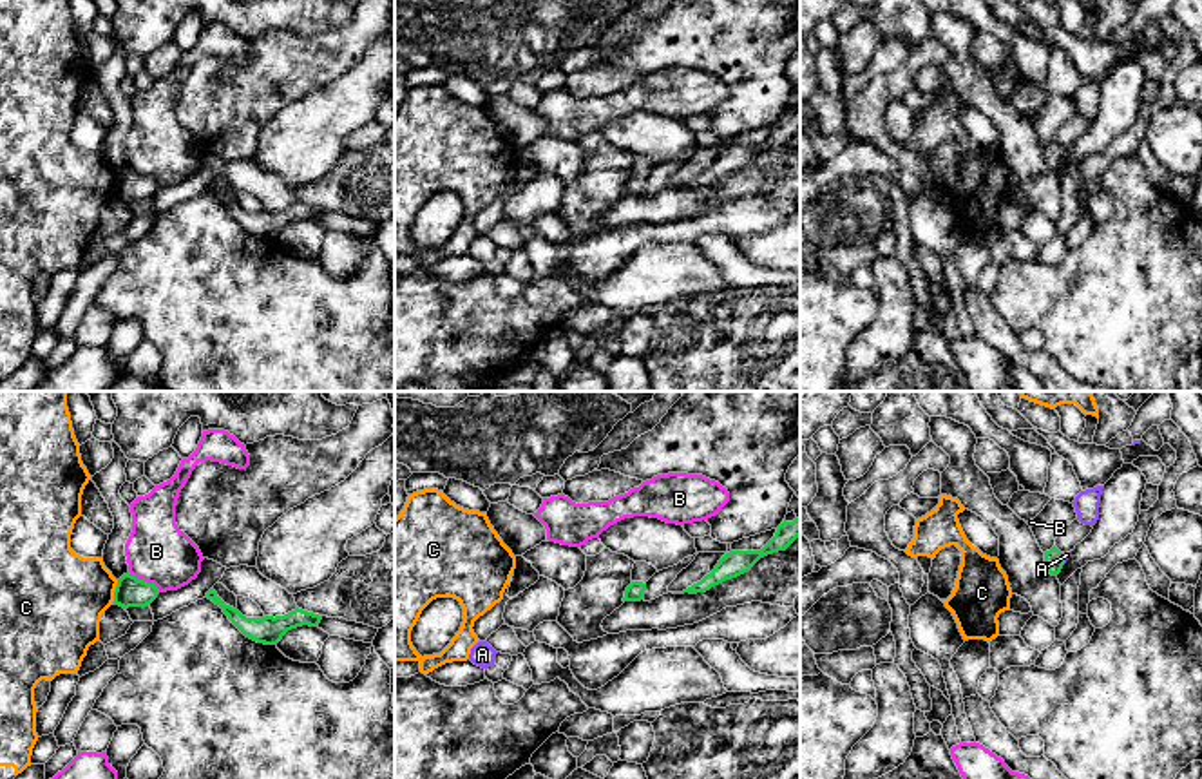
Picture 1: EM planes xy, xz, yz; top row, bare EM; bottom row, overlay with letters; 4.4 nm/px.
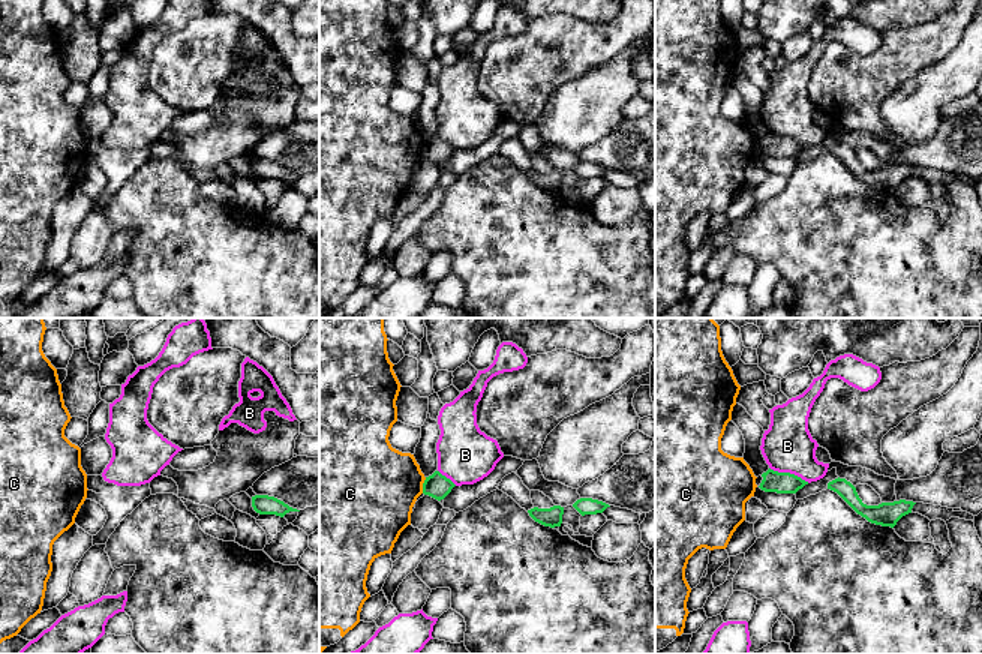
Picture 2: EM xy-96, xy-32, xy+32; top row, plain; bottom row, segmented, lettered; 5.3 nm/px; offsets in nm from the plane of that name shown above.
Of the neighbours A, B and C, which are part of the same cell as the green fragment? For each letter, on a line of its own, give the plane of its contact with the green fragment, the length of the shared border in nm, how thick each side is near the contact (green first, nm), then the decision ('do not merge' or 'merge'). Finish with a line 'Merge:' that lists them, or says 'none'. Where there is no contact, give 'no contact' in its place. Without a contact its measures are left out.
A: yz | 40 nm | 90/20 nm | do not merge
B: xy | 170 nm | 130/280 nm | do not merge
C: xy | 100 nm | 130/420 nm | do not merge
Merge: none

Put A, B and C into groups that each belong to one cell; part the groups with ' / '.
A / B / C

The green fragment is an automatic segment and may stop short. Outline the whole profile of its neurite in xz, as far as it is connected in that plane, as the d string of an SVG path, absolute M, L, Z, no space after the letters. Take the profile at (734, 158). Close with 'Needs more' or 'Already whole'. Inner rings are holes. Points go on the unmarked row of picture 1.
M795 112L793 116L784 114L777 121L775 130L760 145L730 145L719 154L715 163L710 168L706 168L701 176L693 178L682 187L673 188L706 187L726 174L748 167L760 152L778 145L786 145L798 130L800 130L800 112Z. Already whole

